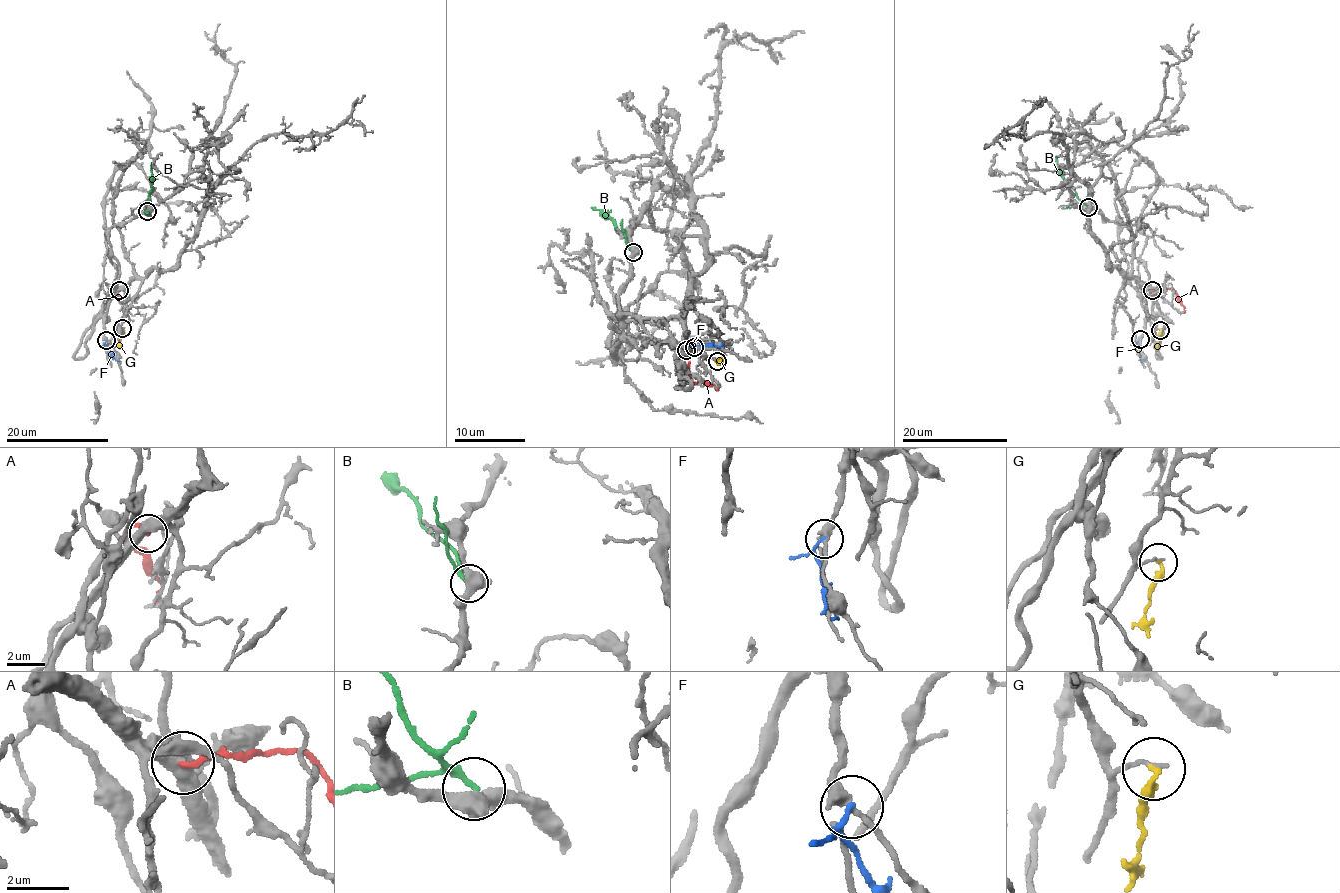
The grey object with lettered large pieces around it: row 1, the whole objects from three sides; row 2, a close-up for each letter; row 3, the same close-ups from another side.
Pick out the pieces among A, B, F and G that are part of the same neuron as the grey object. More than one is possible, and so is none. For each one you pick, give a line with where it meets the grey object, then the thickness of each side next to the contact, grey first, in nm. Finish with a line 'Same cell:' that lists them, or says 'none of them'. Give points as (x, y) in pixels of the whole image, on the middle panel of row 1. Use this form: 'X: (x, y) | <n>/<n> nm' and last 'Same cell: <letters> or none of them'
Same cell: none of them

